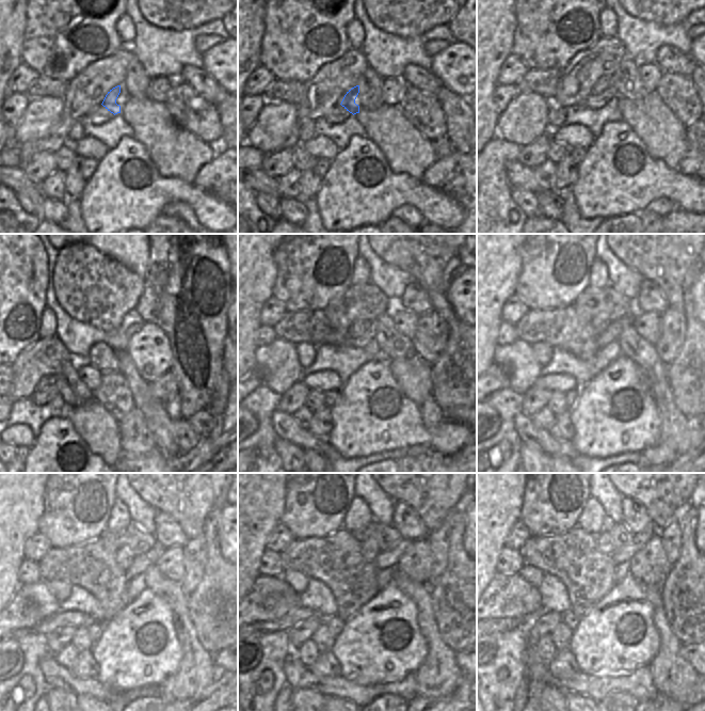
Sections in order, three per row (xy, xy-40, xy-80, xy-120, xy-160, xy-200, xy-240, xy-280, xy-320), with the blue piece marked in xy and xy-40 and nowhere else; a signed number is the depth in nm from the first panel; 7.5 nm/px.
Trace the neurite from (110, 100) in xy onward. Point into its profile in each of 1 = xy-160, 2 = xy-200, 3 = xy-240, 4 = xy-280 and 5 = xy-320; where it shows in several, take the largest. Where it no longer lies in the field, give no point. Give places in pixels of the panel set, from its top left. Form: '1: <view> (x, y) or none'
1: xy-160 (369, 334)
2: xy-200 (611, 333)
3: xy-240 (140, 563)
4: xy-280 (388, 558)
5: xy-320 (639, 540)

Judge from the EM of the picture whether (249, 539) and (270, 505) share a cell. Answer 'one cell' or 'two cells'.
one cell

